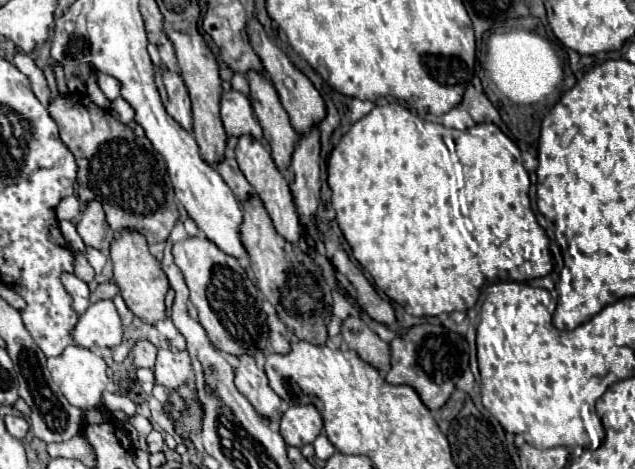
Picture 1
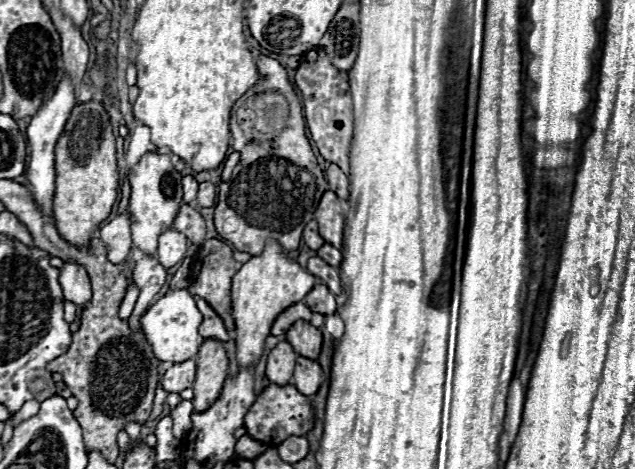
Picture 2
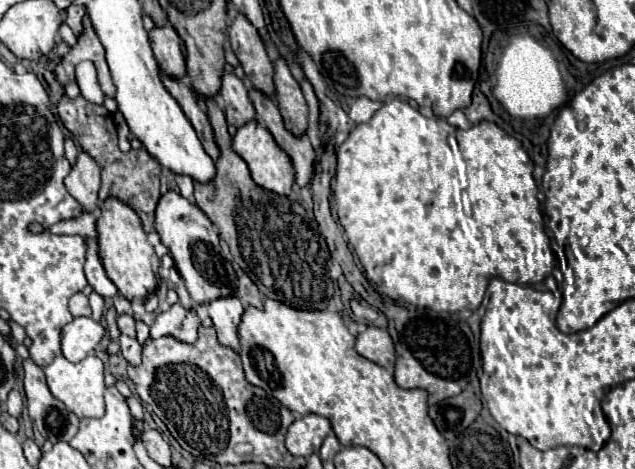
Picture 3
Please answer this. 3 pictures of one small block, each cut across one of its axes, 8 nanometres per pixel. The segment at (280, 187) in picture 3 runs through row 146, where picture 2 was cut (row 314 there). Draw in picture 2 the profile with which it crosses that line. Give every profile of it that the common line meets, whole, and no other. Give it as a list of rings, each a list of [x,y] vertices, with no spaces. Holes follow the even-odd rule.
[[[268,242],[266,250],[260,256],[254,256],[246,262],[232,278],[232,306],[234,306],[234,320],[236,320],[236,360],[240,368],[256,368],[262,354],[264,342],[270,336],[272,322],[280,310],[302,302],[306,294],[314,288],[316,276],[308,274],[300,268],[298,262],[290,260],[288,254],[282,252],[280,244]]]

